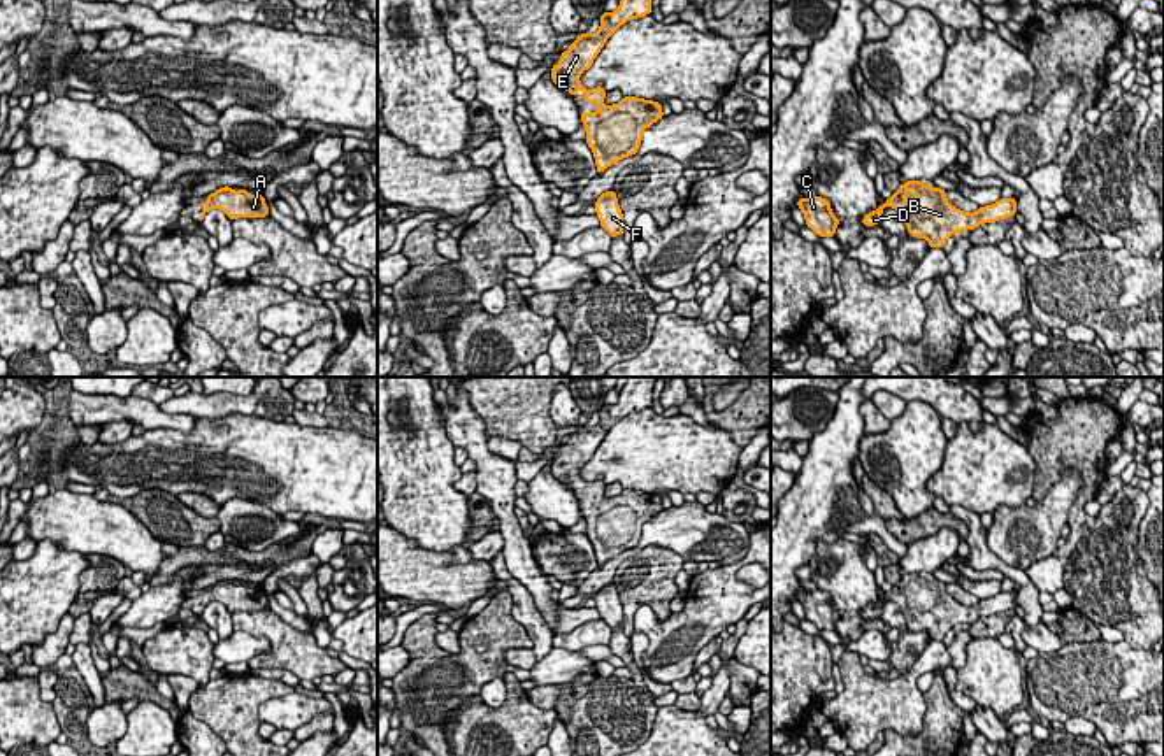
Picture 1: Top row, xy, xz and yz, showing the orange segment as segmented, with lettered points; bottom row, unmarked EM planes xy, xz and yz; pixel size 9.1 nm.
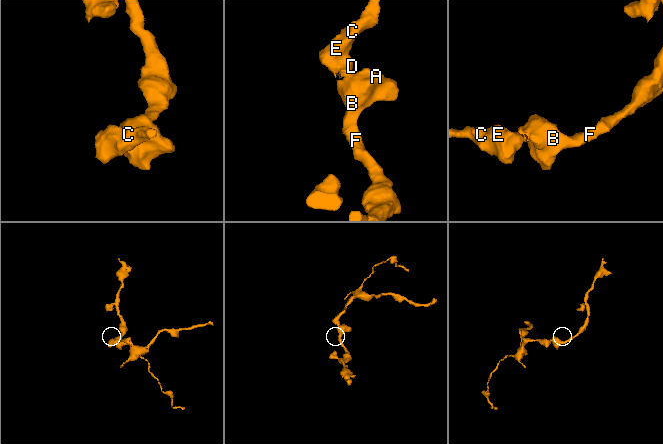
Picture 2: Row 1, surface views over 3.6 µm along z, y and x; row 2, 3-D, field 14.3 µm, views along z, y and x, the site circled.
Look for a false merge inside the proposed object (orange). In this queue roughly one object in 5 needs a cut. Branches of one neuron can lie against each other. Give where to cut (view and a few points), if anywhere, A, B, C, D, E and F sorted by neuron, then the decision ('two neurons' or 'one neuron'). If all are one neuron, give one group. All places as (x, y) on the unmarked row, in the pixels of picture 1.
cut none; groups A B C D E F; one neuron

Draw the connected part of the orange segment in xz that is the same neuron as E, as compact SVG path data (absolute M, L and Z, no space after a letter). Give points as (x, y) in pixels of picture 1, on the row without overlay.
M629 377L614 405L602 405L600 421L595 426L579 426L576 433L562 446L557 458L551 460L551 474L576 489L585 486L586 496L595 496L599 507L581 505L586 537L593 546L597 567L634 549L641 538L643 524L664 510L662 496L637 489L623 489L618 496L606 498L602 479L586 482L579 470L588 463L607 435L607 431L627 414L651 407L653 377Z

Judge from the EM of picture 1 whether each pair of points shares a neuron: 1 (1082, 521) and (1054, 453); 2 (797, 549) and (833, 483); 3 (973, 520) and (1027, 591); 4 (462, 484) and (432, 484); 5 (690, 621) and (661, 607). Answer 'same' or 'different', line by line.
1: same
2: same
3: same
4: different
5: different

